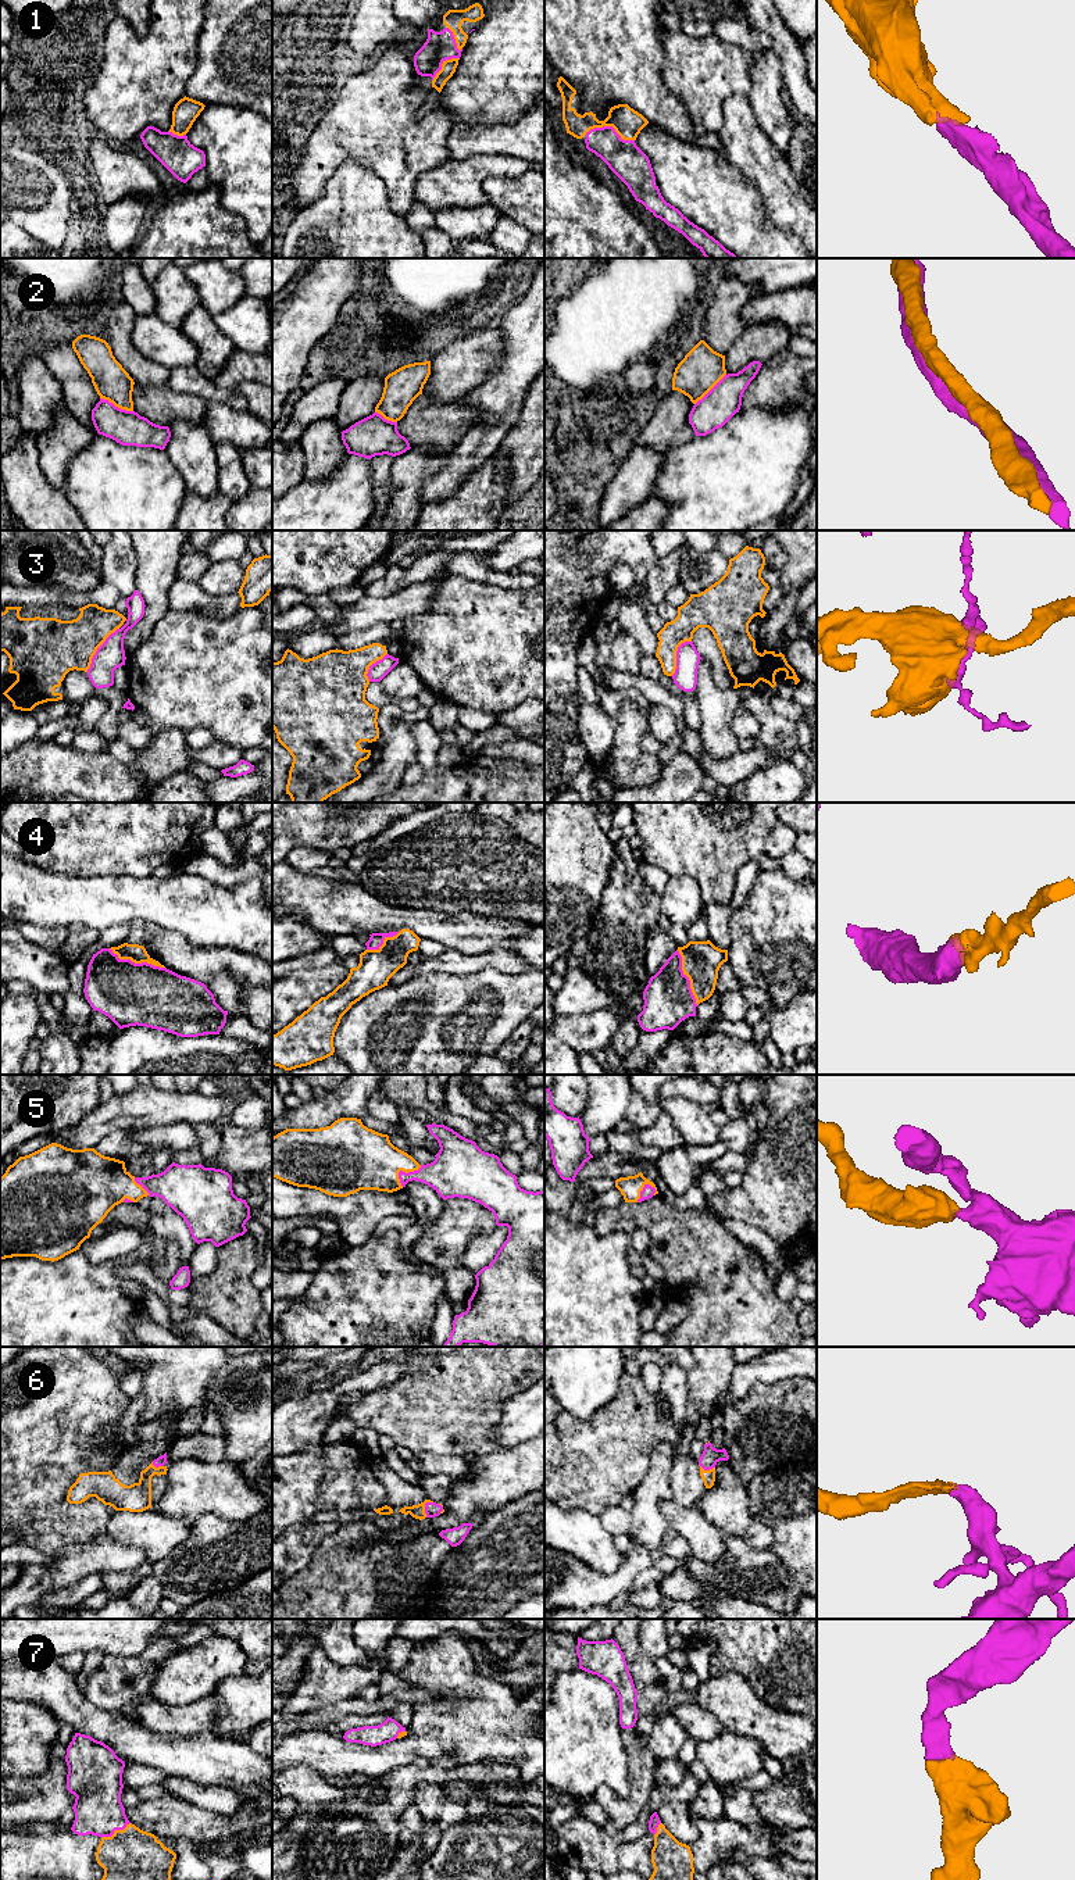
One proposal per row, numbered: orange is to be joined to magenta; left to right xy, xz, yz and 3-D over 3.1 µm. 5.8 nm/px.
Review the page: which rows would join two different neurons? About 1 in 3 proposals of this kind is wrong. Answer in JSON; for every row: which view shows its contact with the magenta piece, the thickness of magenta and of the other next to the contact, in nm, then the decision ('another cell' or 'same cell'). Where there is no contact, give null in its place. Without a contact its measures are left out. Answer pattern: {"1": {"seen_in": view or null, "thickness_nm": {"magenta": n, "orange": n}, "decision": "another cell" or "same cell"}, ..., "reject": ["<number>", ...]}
{"1": {"seen_in": "yz", "thickness_nm": {"magenta": 200, "orange": 160}, "decision": "same cell"}, "2": {"seen_in": "xy", "thickness_nm": {"magenta": 200, "orange": 200}, "decision": "another cell"}, "3": {"seen_in": "xy", "thickness_nm": {"magenta": 160, "orange": 320}, "decision": "another cell"}, "4": {"seen_in": "xy", "thickness_nm": {"magenta": 360, "orange": 110}, "decision": "same cell"}, "5": {"seen_in": "xz", "thickness_nm": {"magenta": 220, "orange": 360}, "decision": "same cell"}, "6": {"seen_in": "xz", "thickness_nm": {"magenta": 90, "orange": 80}, "decision": "same cell"}, "7": {"seen_in": "xy", "thickness_nm": {"magenta": 280, "orange": 300}, "decision": "same cell"}, "reject": ["2", "3"]}

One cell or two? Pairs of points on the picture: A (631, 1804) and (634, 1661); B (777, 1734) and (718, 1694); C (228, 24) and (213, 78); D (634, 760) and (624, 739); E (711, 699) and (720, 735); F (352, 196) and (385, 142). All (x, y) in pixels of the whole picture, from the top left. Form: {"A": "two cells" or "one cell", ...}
{"A": "one cell", "B": "one cell", "C": "one cell", "D": "one cell", "E": "one cell", "F": "two cells"}

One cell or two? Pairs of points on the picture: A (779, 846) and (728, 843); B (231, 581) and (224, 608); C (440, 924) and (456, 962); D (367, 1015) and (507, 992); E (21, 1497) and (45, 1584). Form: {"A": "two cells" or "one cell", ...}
{"A": "two cells", "B": "two cells", "C": "two cells", "D": "one cell", "E": "two cells"}

